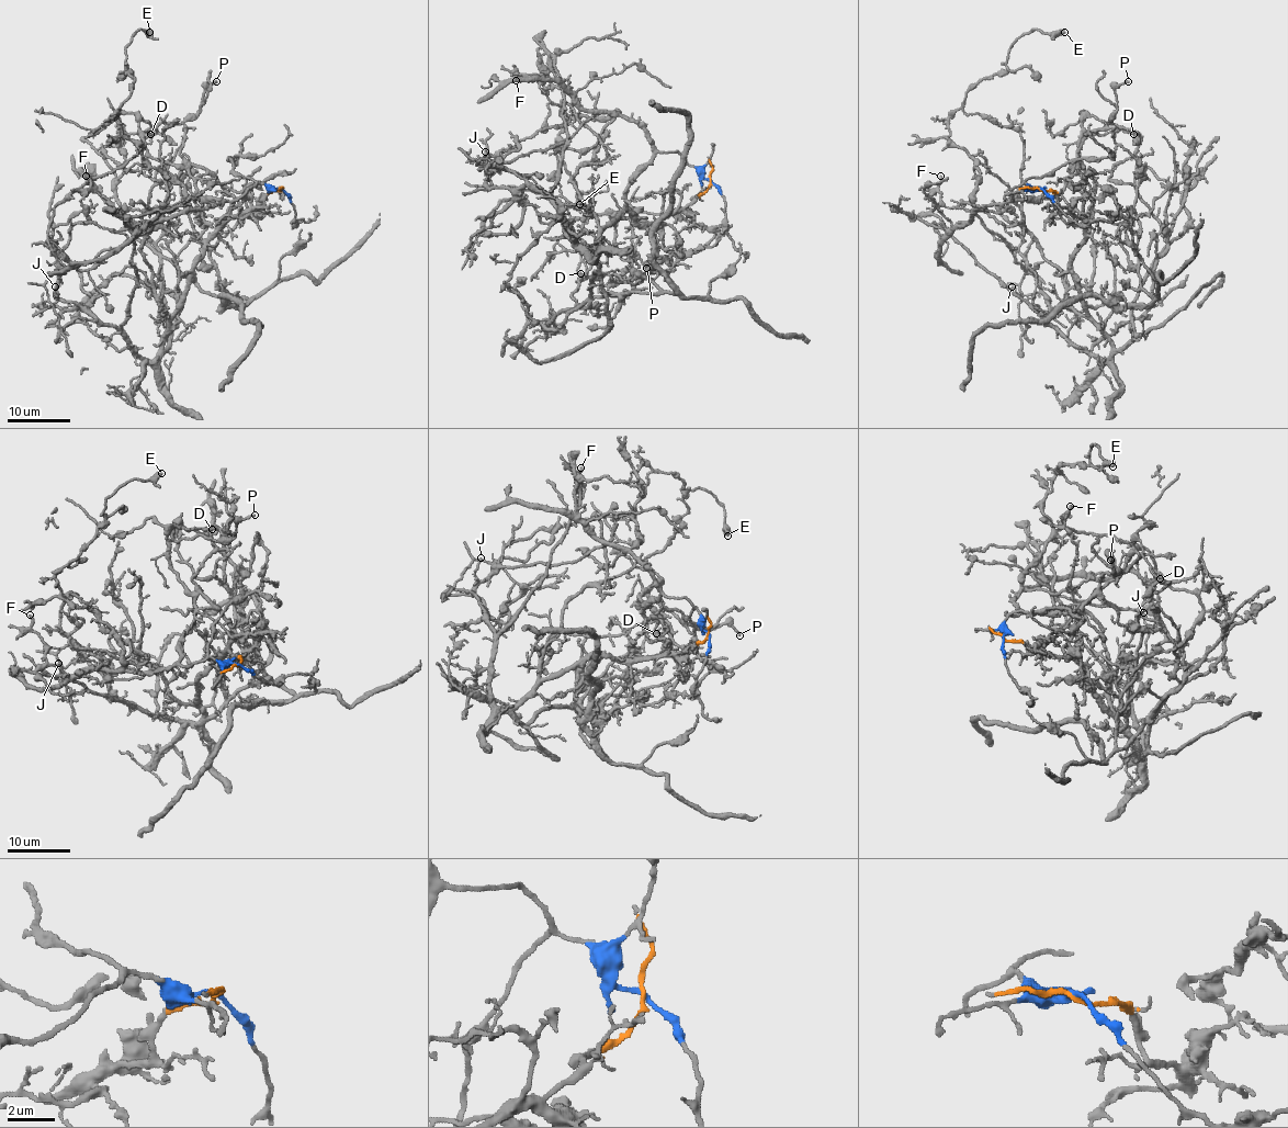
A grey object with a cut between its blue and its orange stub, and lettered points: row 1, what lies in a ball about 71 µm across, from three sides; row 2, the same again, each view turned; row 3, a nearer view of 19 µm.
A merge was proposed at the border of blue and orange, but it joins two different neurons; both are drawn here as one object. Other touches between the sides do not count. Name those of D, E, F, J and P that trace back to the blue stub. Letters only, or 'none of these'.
D, E, F, P

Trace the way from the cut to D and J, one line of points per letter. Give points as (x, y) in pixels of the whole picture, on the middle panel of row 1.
D: (711, 180), (676, 151), (657, 151), (616, 213), (568, 222), (582, 273)
J: (711, 180), (692, 202), (652, 223), (625, 211), (586, 251), (542, 193), (487, 185), (485, 151)

